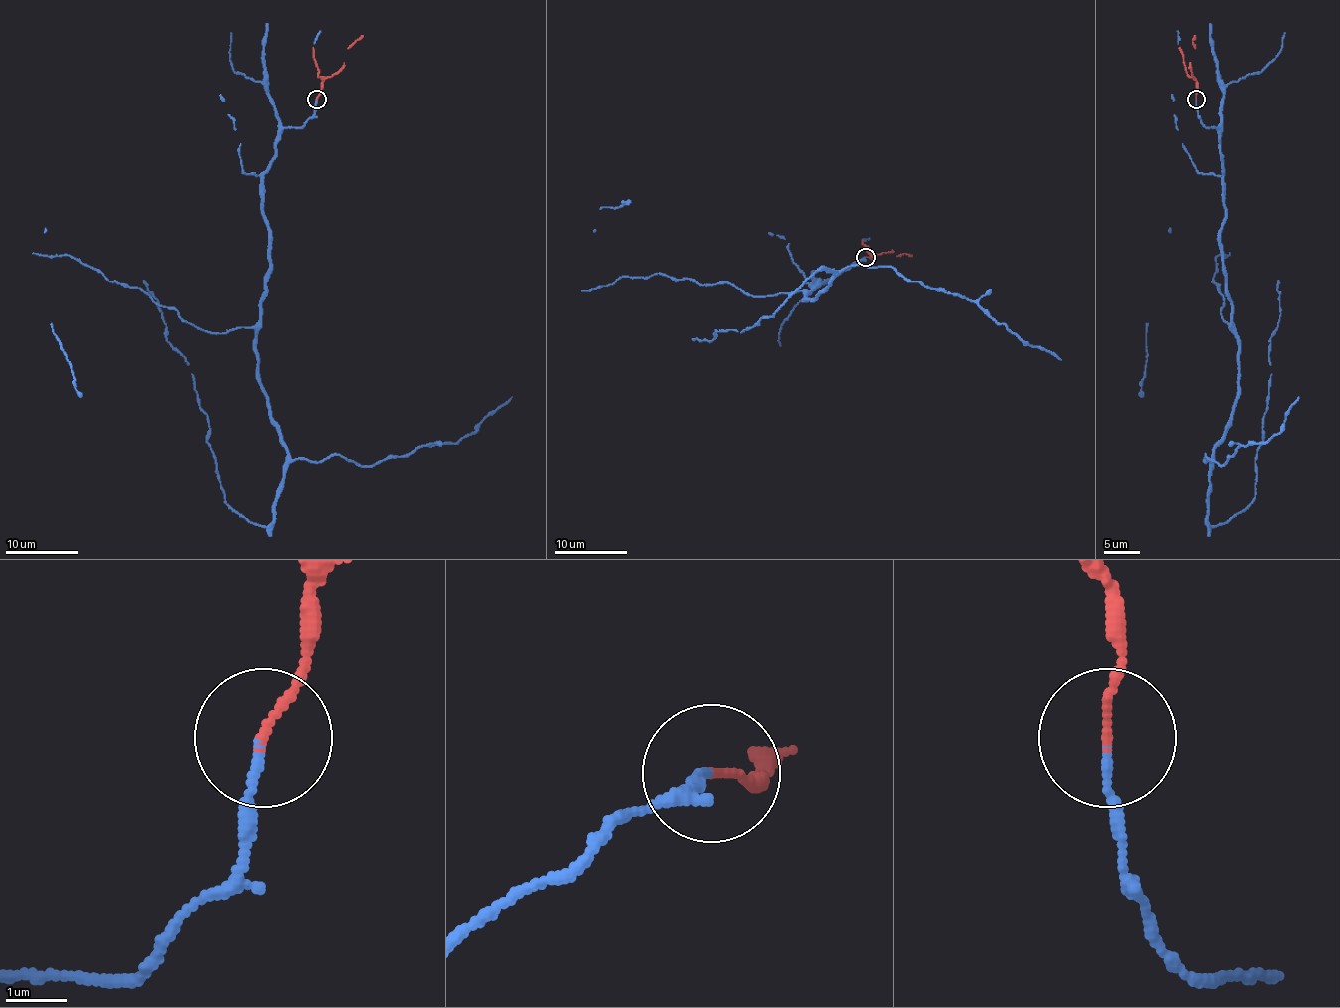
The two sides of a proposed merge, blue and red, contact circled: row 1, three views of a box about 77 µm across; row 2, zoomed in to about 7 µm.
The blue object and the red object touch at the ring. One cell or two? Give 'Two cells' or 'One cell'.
One cell

